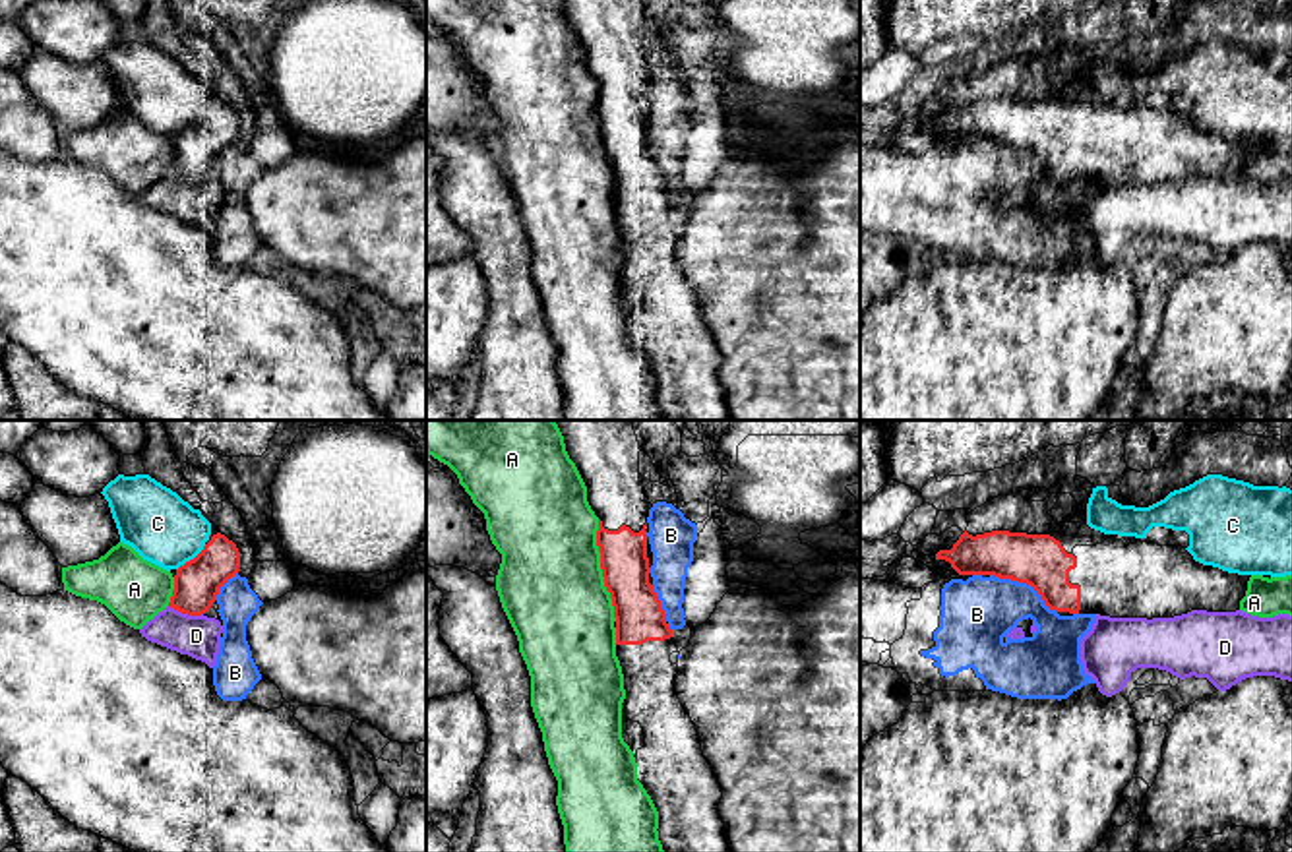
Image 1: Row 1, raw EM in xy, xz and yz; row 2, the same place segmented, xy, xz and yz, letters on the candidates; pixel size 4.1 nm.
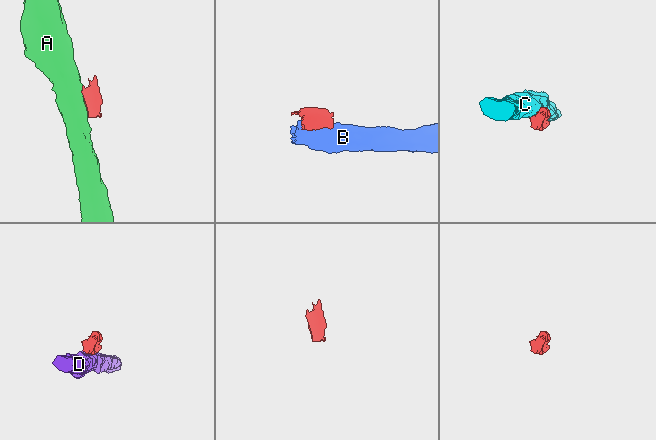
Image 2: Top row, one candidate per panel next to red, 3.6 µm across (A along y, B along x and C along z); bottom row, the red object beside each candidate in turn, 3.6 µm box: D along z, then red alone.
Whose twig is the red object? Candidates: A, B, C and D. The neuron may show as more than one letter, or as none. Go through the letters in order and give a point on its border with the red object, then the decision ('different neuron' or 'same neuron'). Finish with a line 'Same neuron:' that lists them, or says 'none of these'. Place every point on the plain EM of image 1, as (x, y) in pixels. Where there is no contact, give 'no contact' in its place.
A: xz (601, 134) | different neuron
B: yz (1025, 148) | different neuron
C: xy (190, 126) | different neuron
D: xy (186, 179) | different neuron
Same neuron: none of these

